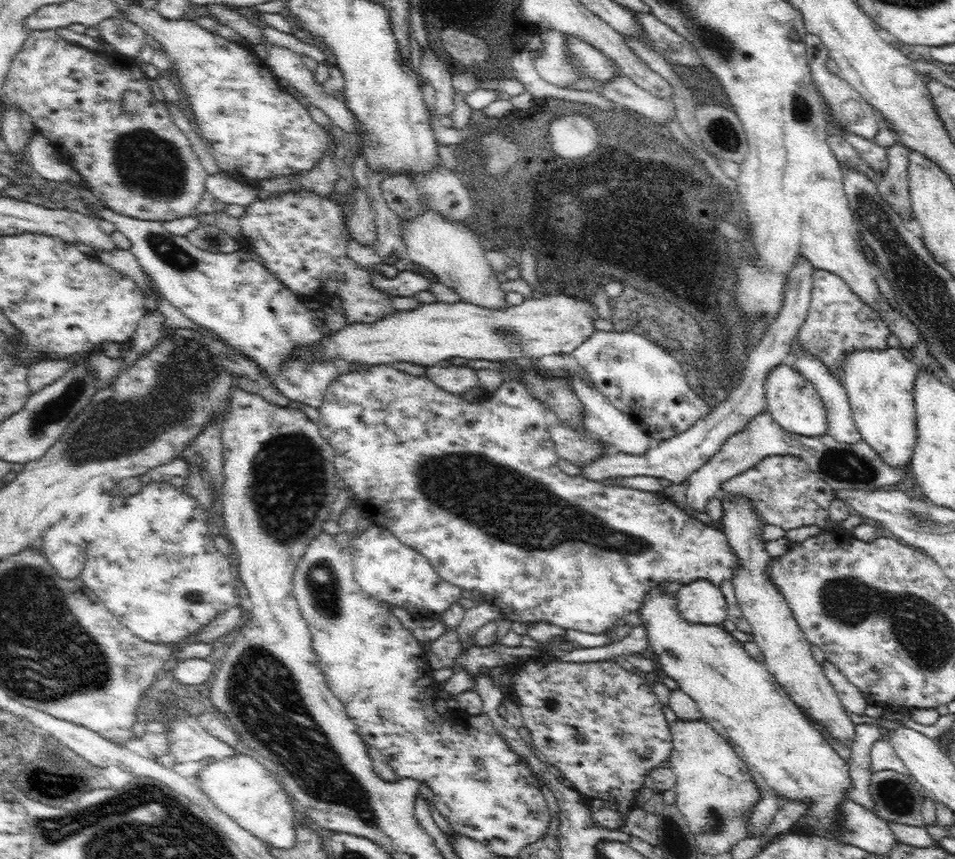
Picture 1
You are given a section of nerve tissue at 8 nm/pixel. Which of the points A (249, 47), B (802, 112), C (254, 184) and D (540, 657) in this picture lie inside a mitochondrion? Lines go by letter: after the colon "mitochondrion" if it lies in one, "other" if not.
A: other
B: other
C: other
D: other

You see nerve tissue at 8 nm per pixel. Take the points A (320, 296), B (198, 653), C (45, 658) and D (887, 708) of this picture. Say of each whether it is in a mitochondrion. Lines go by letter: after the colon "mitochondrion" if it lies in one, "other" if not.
A: other
B: other
C: mitochondrion
D: other

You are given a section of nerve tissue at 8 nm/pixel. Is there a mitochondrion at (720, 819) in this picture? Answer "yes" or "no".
yes

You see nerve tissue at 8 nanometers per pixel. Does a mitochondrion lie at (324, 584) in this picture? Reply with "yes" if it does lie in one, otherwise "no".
yes

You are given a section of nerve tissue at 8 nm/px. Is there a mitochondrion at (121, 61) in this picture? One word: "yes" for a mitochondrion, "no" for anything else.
no

